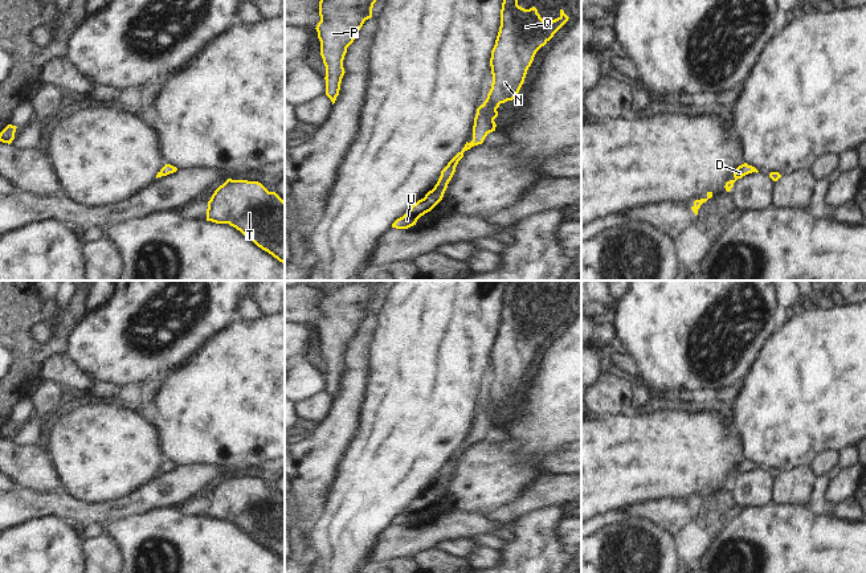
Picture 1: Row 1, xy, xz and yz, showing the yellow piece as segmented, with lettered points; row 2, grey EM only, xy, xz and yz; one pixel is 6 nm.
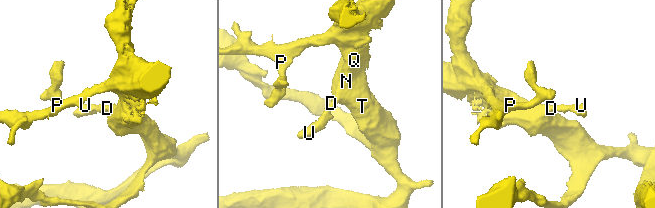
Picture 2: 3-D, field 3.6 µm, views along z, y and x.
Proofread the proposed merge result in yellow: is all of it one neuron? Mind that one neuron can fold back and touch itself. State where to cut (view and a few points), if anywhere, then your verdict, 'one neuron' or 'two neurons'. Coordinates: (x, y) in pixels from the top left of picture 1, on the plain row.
no cut; one neuron

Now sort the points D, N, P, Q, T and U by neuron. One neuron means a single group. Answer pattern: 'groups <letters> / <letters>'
groups D N P Q T U

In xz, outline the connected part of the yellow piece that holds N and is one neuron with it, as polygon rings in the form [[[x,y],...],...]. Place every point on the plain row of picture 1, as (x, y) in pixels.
[[[516,285],[506,286],[501,306],[501,323],[490,355],[493,380],[486,397],[477,405],[473,437],[466,438],[462,447],[441,467],[434,484],[413,500],[403,513],[397,515],[392,524],[408,525],[416,521],[421,512],[430,508],[442,496],[463,449],[482,441],[485,434],[495,427],[497,405],[501,400],[516,394],[536,348],[553,333],[568,315],[560,306],[557,315],[544,318],[535,303],[524,306],[518,302]]]

